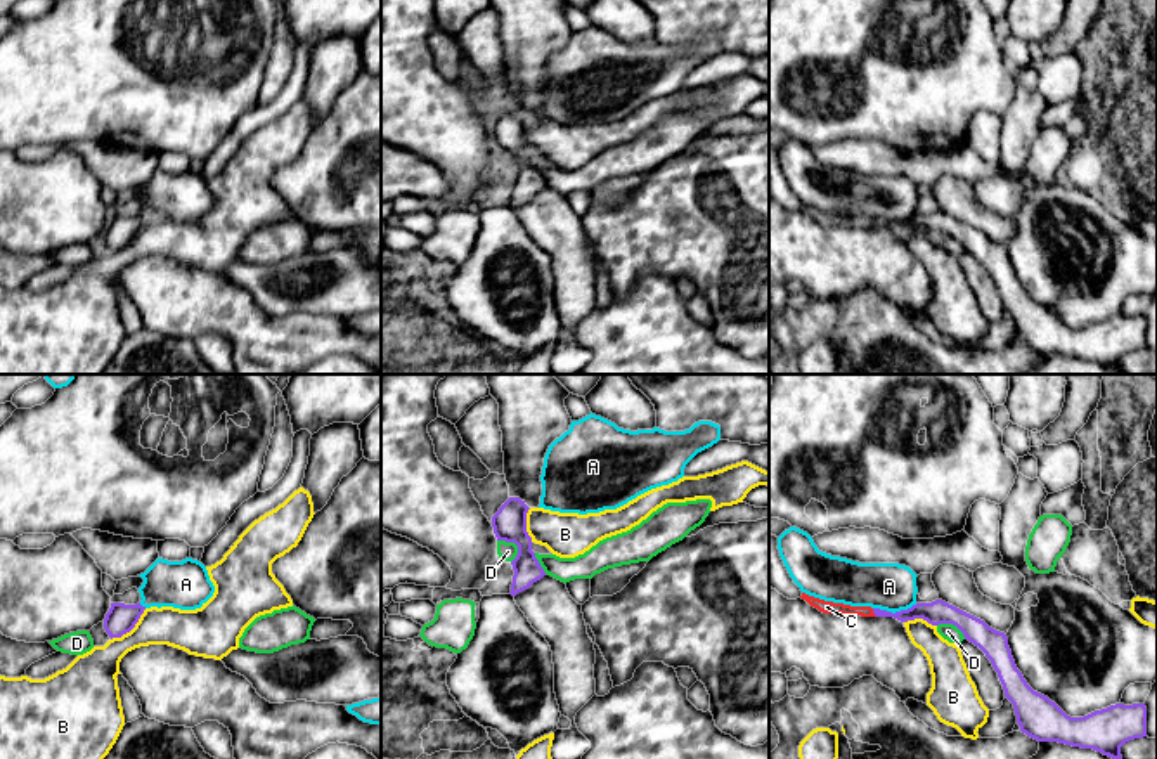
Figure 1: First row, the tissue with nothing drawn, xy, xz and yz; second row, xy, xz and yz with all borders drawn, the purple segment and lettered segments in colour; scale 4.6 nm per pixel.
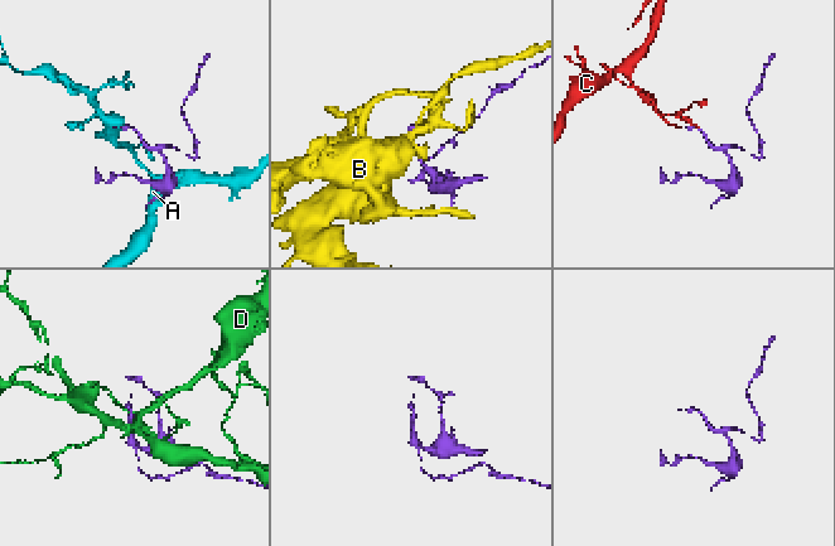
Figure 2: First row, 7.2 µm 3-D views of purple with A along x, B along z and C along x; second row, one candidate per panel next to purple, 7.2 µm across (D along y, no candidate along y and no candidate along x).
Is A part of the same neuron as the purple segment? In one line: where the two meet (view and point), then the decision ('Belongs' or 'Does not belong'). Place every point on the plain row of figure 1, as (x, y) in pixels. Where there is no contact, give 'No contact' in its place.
Touches purple at yz (896, 224). Does not belong

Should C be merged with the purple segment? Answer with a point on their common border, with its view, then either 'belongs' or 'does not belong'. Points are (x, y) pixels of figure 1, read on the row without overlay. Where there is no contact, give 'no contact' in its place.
meets purple in yz at (873, 224); belongs

